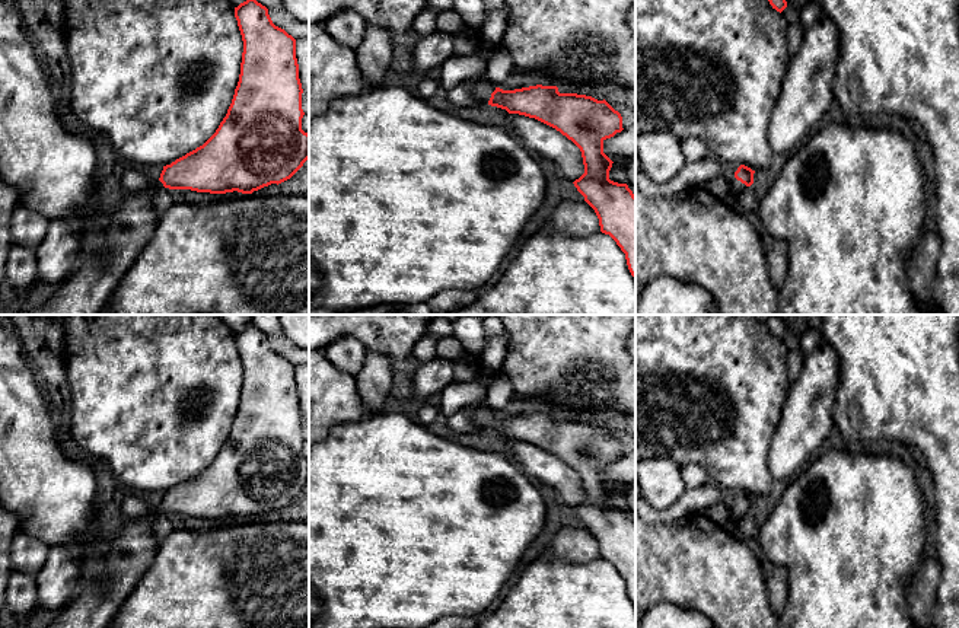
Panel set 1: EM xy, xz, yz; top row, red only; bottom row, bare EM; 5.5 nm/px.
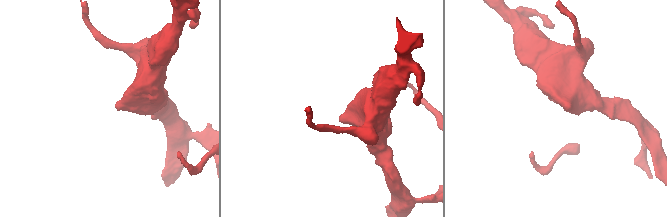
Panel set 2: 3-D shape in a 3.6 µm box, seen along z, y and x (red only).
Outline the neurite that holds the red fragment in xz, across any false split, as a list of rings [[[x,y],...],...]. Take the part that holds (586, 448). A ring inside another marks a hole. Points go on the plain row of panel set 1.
[[[482,404],[472,418],[481,430],[535,444],[555,455],[580,475],[584,500],[573,510],[595,536],[600,558],[609,561],[625,580],[635,606],[635,522],[627,510],[609,506],[614,488],[603,479],[603,468],[624,456],[621,440],[605,425],[560,420],[557,412],[503,417]]]

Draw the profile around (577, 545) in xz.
[[[564,523],[542,555],[571,564],[584,564],[600,558],[599,545],[586,527],[573,527]]]

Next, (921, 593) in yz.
[[[925,552],[917,574],[909,583],[907,602],[917,628],[936,628],[934,606],[940,570],[939,560]]]

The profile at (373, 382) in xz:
[[[367,351],[364,366],[356,376],[357,392],[367,417],[383,414],[394,376],[392,358],[389,356]]]

